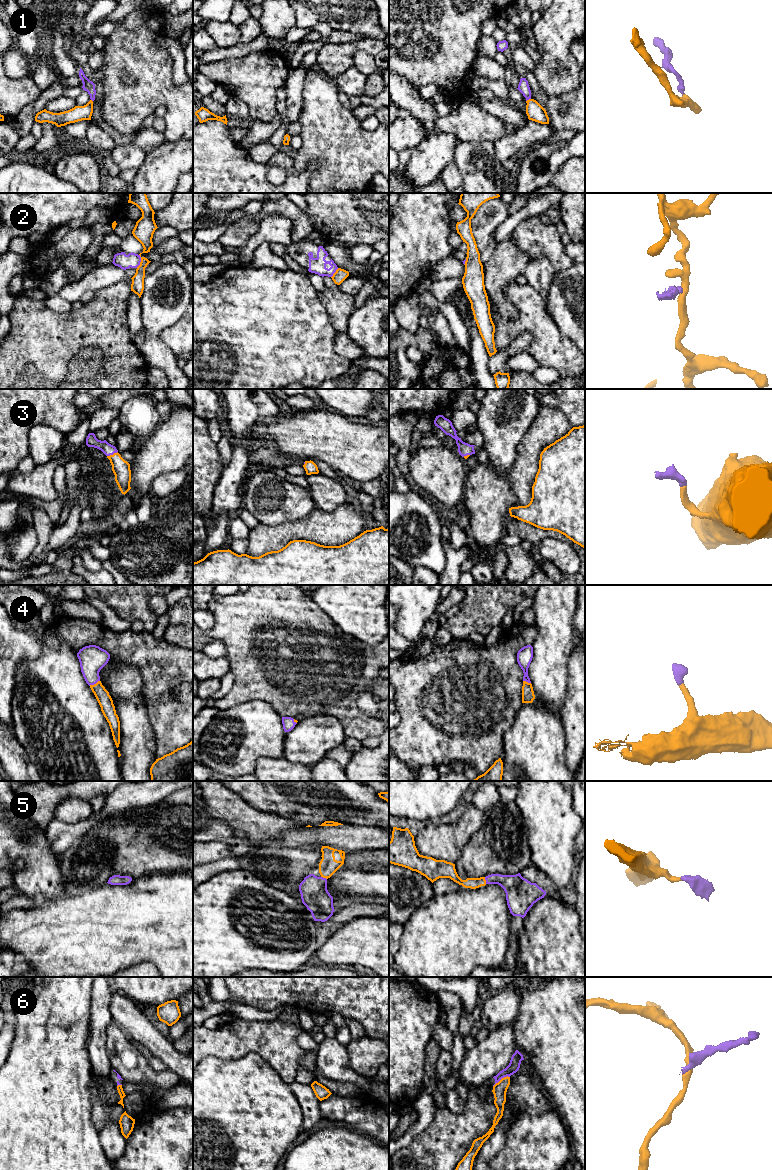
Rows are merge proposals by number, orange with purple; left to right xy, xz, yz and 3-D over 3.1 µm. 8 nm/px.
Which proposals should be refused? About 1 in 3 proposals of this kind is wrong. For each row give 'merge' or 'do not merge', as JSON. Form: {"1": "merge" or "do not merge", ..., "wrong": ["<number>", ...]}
{"1": "merge", "2": "do not merge", "3": "merge", "4": "merge", "5": "merge", "6": "do not merge", "wrong": ["2", "6"]}

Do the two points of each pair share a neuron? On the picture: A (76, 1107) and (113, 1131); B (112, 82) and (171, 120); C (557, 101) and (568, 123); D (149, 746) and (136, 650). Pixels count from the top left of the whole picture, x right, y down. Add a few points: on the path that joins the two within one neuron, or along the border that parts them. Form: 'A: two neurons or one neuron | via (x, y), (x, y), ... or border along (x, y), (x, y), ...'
A: two neurons | border along (98, 1131), (100, 1145), (105, 1154)
B: one neuron | via (130, 96), (161, 96), (167, 102)
C: one neuron | via (557, 107), (557, 113), (562, 118)
D: two neurons | border along (117, 661), (132, 664), (140, 671), (143, 693)

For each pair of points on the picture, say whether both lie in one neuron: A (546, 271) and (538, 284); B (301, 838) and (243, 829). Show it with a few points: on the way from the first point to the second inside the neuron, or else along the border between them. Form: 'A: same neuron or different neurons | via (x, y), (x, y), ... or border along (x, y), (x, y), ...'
A: same neuron | via (543, 274), (540, 277), (540, 281)
B: different neurons | border along (301, 828), (284, 831), (275, 838)

